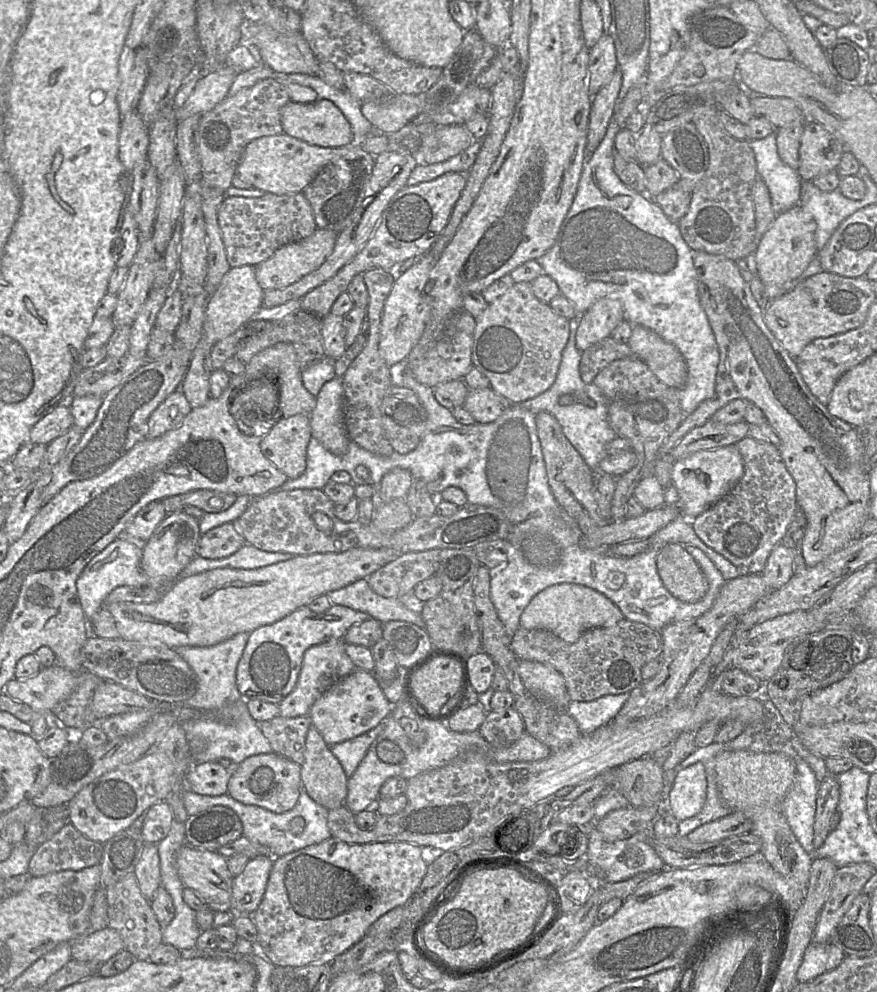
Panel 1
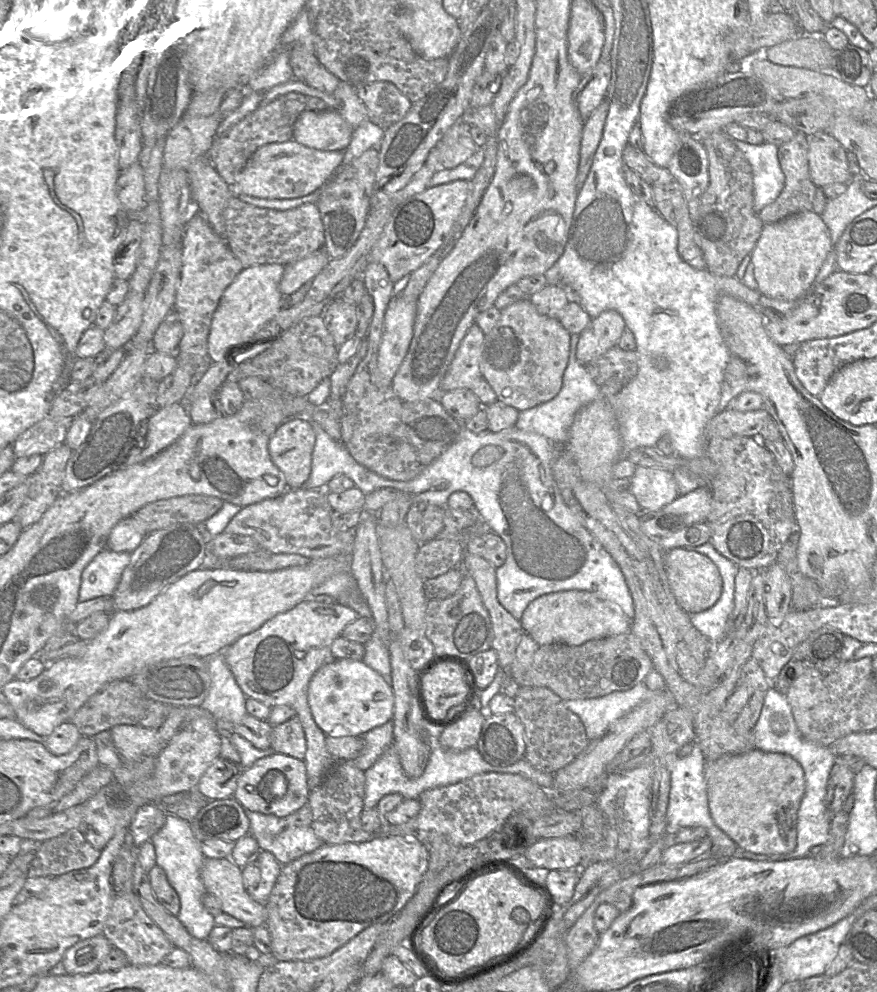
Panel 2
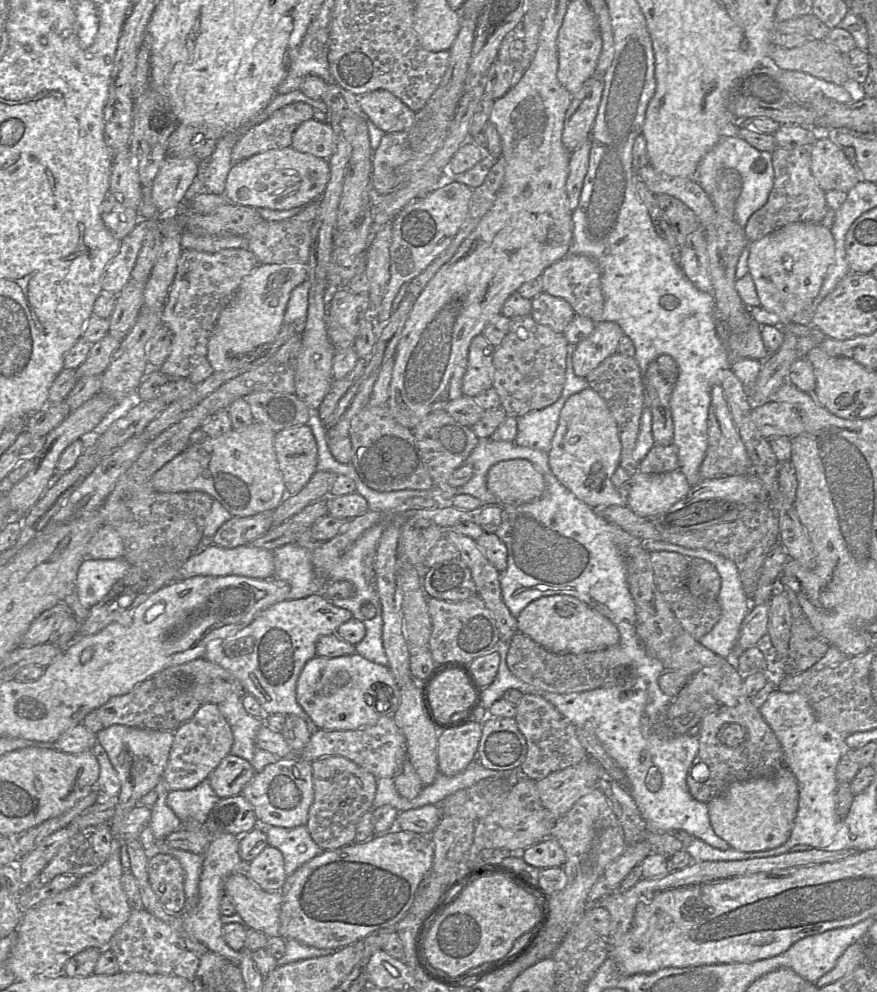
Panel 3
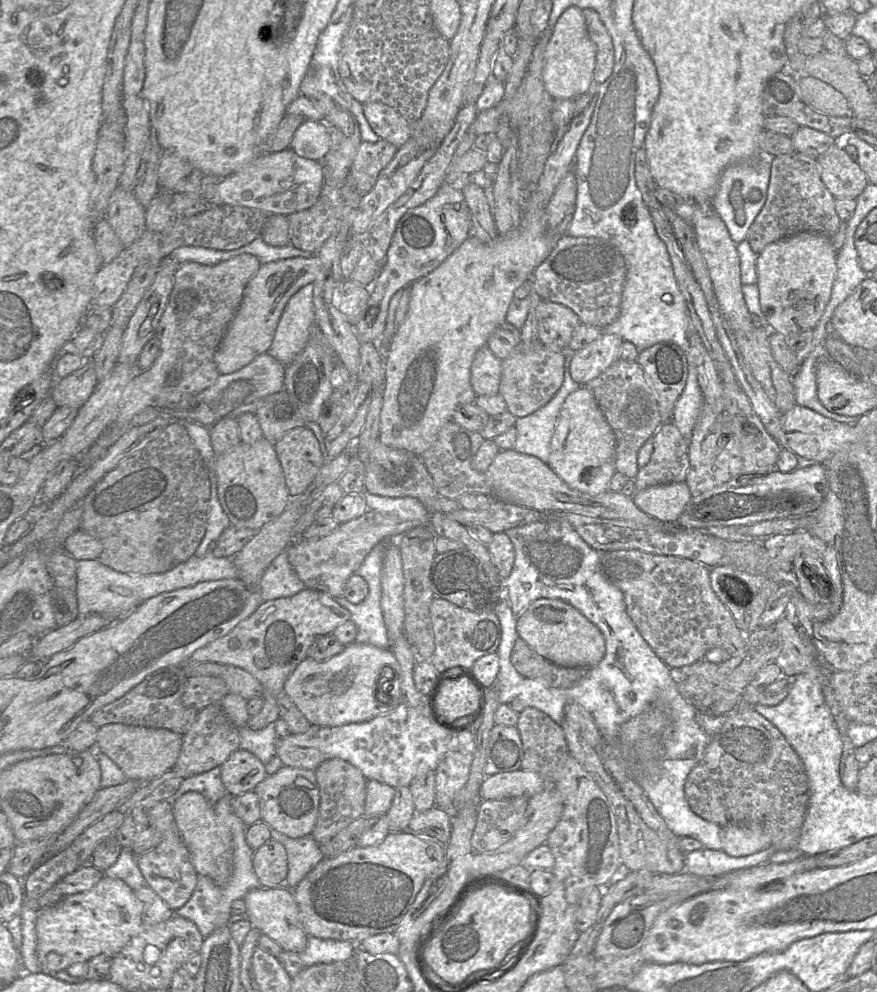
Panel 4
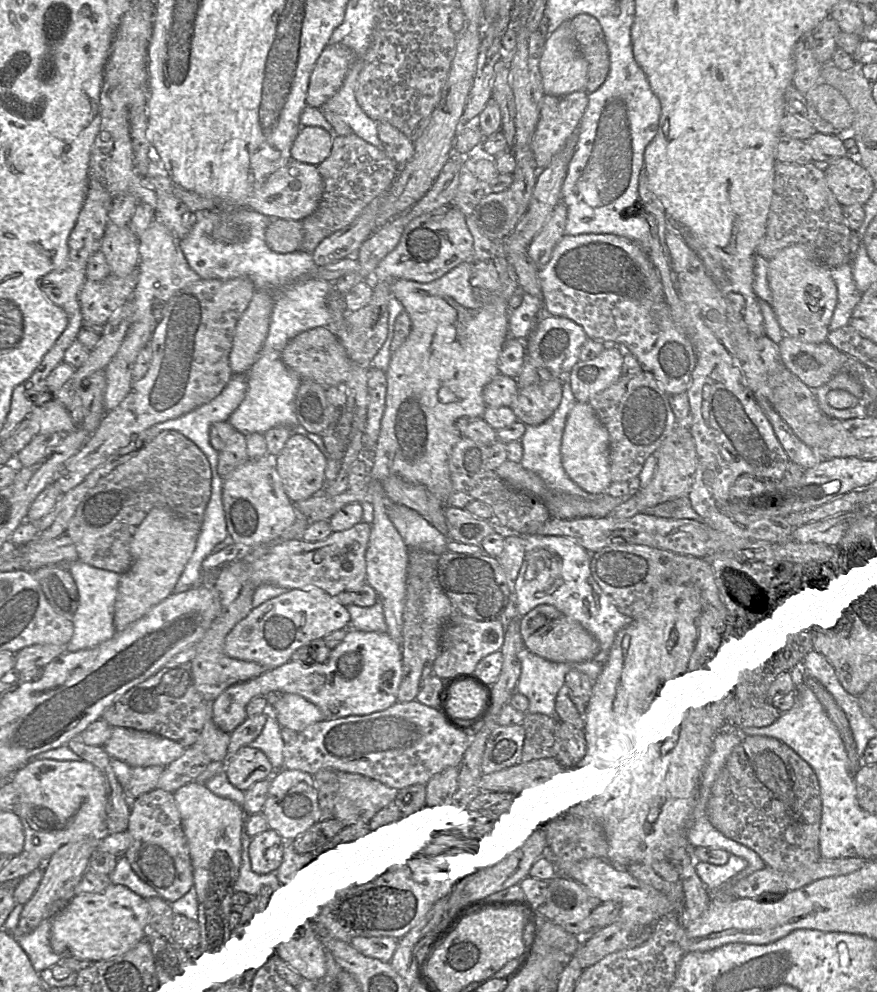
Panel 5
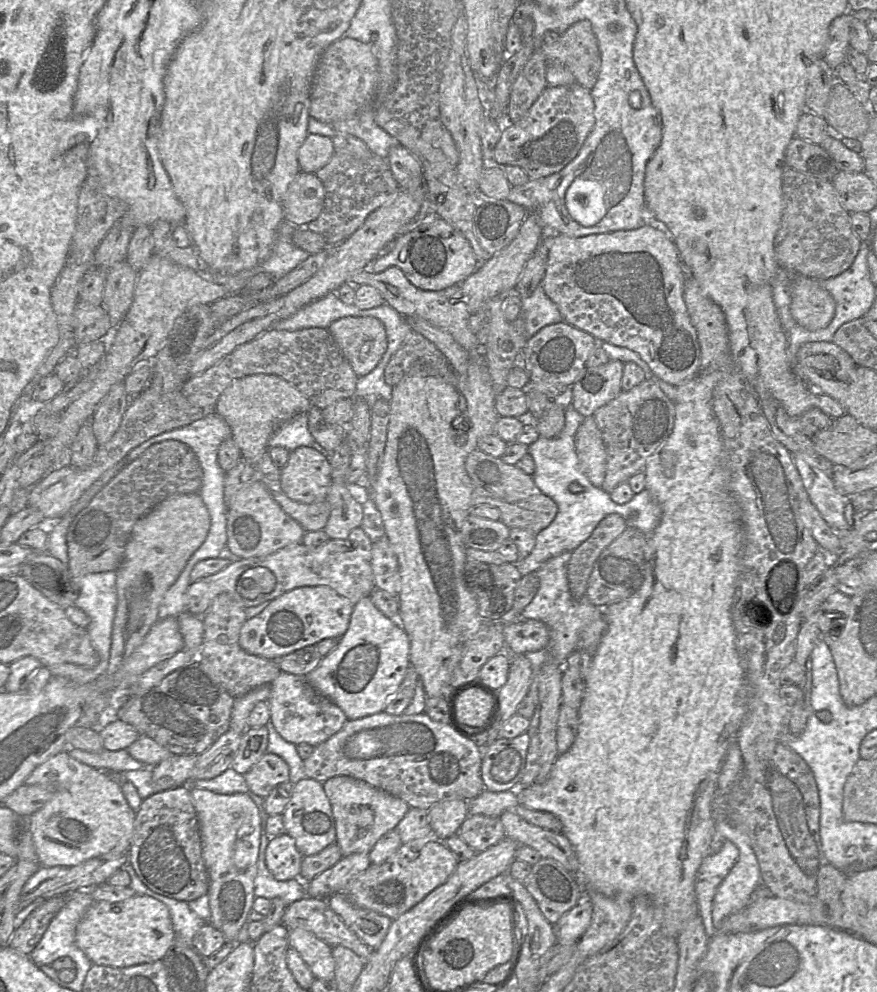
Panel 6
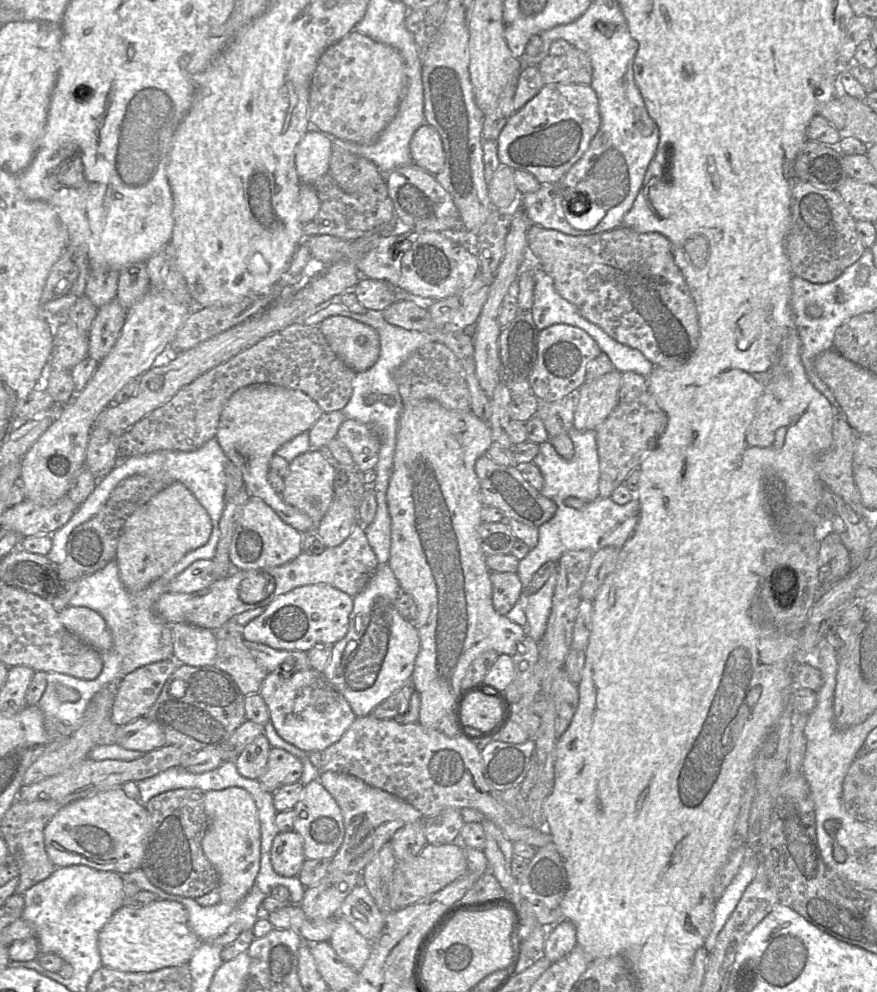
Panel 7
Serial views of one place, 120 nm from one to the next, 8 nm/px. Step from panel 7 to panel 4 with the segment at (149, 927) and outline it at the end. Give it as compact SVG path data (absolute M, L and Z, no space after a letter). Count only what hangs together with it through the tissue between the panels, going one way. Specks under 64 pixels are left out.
M104 876L90 890L67 895L54 905L38 909L36 951L42 972L55 974L98 955L113 958L142 925L142 906L135 892L123 880Z

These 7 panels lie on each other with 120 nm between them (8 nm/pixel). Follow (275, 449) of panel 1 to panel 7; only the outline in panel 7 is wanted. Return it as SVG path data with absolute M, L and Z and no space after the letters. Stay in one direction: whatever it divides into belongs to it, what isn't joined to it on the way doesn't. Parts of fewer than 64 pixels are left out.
M309 450L289 463L289 473L284 478L282 497L286 503L303 511L315 524L319 524L335 499L334 479L335 467L320 451Z

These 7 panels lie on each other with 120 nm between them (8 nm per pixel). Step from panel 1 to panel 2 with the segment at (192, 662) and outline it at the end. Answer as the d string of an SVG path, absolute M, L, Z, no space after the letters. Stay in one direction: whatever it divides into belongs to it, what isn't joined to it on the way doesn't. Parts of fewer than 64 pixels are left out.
M222 653L206 658L211 684L200 707L208 711L216 721L238 723L248 714L246 696L237 684Z

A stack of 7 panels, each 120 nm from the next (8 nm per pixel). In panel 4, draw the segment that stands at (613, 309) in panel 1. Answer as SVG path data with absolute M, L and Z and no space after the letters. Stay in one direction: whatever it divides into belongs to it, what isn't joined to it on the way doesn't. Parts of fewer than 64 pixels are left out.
M600 329L600 336L583 349L574 353L569 367L572 379L584 386L589 381L598 377L609 366L620 359L620 351L622 348L623 339L615 334L604 333L604 329Z

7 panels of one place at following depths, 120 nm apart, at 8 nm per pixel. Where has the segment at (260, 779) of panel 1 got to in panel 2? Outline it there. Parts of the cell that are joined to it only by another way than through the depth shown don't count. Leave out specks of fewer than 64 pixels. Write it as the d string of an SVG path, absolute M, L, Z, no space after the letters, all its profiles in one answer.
M280 753L258 759L246 768L239 777L233 794L245 810L277 817L286 817L300 809L307 803L308 796L305 762Z

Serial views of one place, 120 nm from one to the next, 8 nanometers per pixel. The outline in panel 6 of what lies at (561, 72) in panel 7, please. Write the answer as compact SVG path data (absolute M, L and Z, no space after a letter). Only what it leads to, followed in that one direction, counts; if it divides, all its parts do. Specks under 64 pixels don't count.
M577 21L556 42L543 44L540 50L548 64L566 68L573 74L576 83L588 90L596 84L601 55L590 21Z

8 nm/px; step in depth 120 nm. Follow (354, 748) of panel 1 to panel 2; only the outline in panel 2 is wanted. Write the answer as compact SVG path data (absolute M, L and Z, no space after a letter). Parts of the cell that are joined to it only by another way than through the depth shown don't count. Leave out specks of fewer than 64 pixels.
M393 721L378 726L362 735L364 749L352 761L359 769L365 771L393 744Z

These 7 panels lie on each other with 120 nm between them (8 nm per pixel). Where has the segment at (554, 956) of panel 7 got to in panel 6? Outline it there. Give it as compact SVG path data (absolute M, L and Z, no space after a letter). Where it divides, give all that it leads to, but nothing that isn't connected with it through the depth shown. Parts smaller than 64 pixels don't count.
M583 895L576 906L567 911L556 924L552 924L555 926L557 943L576 943L588 929L592 920L592 912L592 902Z

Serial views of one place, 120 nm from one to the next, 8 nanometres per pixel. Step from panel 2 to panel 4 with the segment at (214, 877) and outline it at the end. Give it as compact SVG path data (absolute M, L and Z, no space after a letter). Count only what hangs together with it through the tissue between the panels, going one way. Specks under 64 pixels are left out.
M285 885L275 888L250 890L243 898L246 914L253 928L276 941L283 950L301 953L307 945L308 935L303 929L299 907L294 898L293 889Z

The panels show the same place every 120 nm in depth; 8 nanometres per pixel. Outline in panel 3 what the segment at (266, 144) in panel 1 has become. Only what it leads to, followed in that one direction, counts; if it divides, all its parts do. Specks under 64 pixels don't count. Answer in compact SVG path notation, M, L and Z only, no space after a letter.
M292 146L270 149L235 162L226 177L224 196L234 204L289 210L318 201L329 180L328 159L302 153Z

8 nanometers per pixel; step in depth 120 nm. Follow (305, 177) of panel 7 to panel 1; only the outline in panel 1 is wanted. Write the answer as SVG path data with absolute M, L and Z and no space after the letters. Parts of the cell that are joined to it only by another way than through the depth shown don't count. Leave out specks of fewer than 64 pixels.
M318 99L313 103L297 103L290 100L281 108L280 116L284 133L308 144L338 148L353 141L350 123L330 100Z

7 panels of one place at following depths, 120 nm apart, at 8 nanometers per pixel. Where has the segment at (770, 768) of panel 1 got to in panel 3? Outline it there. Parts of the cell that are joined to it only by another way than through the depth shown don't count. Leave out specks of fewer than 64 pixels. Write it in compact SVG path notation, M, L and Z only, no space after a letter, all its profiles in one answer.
M784 767L774 777L761 777L732 783L707 806L714 832L726 841L730 848L742 852L756 852L777 848L787 841L797 814L798 802L797 779L788 767Z

